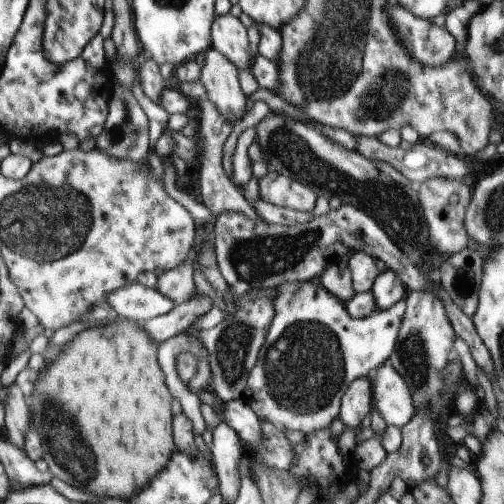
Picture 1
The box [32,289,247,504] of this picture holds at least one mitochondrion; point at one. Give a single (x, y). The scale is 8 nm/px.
(72, 453)

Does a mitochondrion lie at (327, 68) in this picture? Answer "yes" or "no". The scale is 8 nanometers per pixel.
yes

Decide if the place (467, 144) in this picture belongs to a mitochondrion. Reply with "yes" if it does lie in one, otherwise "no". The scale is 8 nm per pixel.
no

